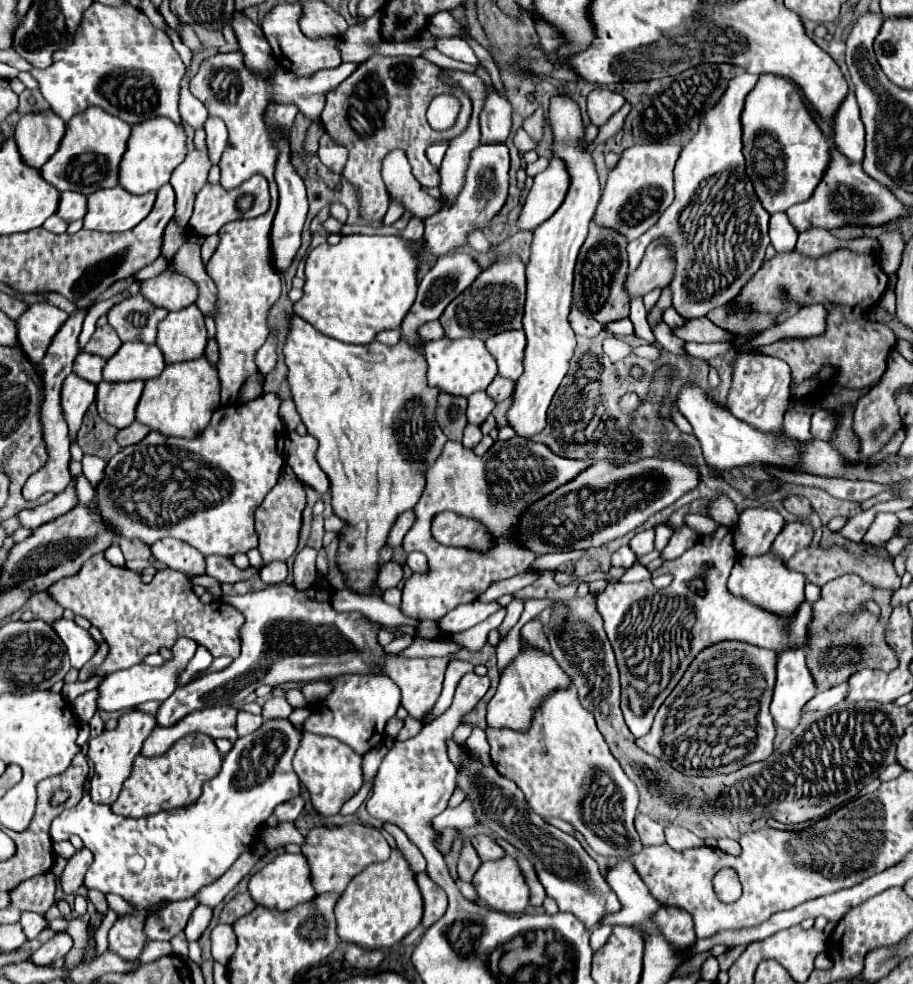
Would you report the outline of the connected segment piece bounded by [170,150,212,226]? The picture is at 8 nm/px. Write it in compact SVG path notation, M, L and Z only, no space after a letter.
M192 150L171 176L170 184L176 192L176 218L182 226L186 226L192 216L194 198L200 186L204 186L210 166L212 162L208 158L208 152Z

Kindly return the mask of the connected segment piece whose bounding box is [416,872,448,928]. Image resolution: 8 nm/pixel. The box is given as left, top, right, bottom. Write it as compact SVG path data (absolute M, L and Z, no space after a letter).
M426 872L416 874L416 882L420 886L422 898L424 898L424 918L422 918L422 926L428 928L432 926L432 922L436 922L438 918L442 918L442 914L448 908L448 898L444 894L442 888L438 888Z

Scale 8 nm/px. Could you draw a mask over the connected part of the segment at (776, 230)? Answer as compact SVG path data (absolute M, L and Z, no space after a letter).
M772 214L770 216L770 242L776 248L776 252L784 252L784 250L792 250L796 246L796 238L798 232L796 228L790 224L786 214Z

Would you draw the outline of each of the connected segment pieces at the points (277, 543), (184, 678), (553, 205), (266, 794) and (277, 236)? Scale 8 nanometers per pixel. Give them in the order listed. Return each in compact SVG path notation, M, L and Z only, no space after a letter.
M284 466L280 472L280 478L278 478L278 484L268 492L268 496L256 510L256 532L260 536L258 550L262 554L264 564L268 564L272 560L288 560L296 552L304 508L306 508L304 486L296 478L296 474L292 474L292 468Z
M198 646L198 650L196 650L196 656L188 662L188 666L178 674L178 686L184 686L184 684L188 684L190 680L194 680L200 672L204 672L204 670L208 670L210 668L210 664L212 664L212 654L204 648L204 646Z
M552 156L548 168L534 178L534 184L522 206L518 228L534 230L542 222L546 222L564 202L568 188L570 188L570 174L566 170L566 164L560 158Z
M264 720L262 728L250 736L242 736L236 740L232 750L226 754L222 762L222 770L218 776L204 784L202 796L186 806L174 810L162 810L158 814L146 818L124 818L112 814L110 806L96 804L88 794L74 806L64 810L50 828L50 836L54 842L68 840L72 834L80 836L84 846L94 854L94 862L86 872L84 884L86 888L94 888L100 892L120 894L128 904L134 906L134 912L120 916L108 932L108 950L118 954L122 960L136 962L150 942L144 934L146 918L156 912L162 902L176 902L184 898L196 896L204 886L216 882L244 852L254 848L260 826L268 820L274 808L296 794L300 794L300 780L292 768L292 756L300 742L300 730L296 730L288 720Z
M278 138L278 148L280 148L280 154L278 154L278 162L276 162L276 182L278 182L278 190L280 190L280 204L278 204L278 212L274 216L274 222L272 222L272 230L270 230L270 252L272 252L272 266L278 274L284 274L298 248L300 248L300 232L302 232L302 226L304 226L304 220L306 220L306 212L308 212L308 200L306 200L306 188L304 188L304 182L298 174L294 174L294 170L290 168L288 164L288 150L290 150L290 144L286 138Z

